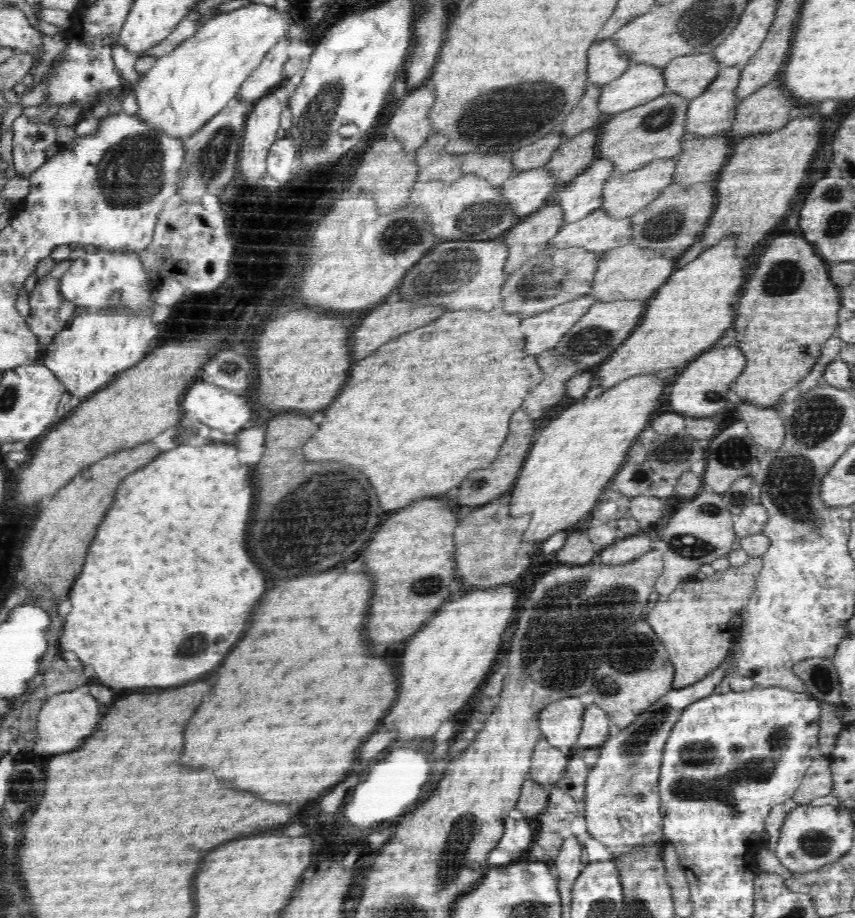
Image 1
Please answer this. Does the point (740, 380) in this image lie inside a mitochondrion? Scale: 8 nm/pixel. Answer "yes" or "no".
no

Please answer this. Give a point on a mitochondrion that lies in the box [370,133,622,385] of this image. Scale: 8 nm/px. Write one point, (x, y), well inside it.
(455, 270)

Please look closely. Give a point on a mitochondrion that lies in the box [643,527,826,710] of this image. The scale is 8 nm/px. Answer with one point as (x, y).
(689, 547)

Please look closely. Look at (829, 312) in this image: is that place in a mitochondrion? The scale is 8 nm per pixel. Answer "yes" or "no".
no

